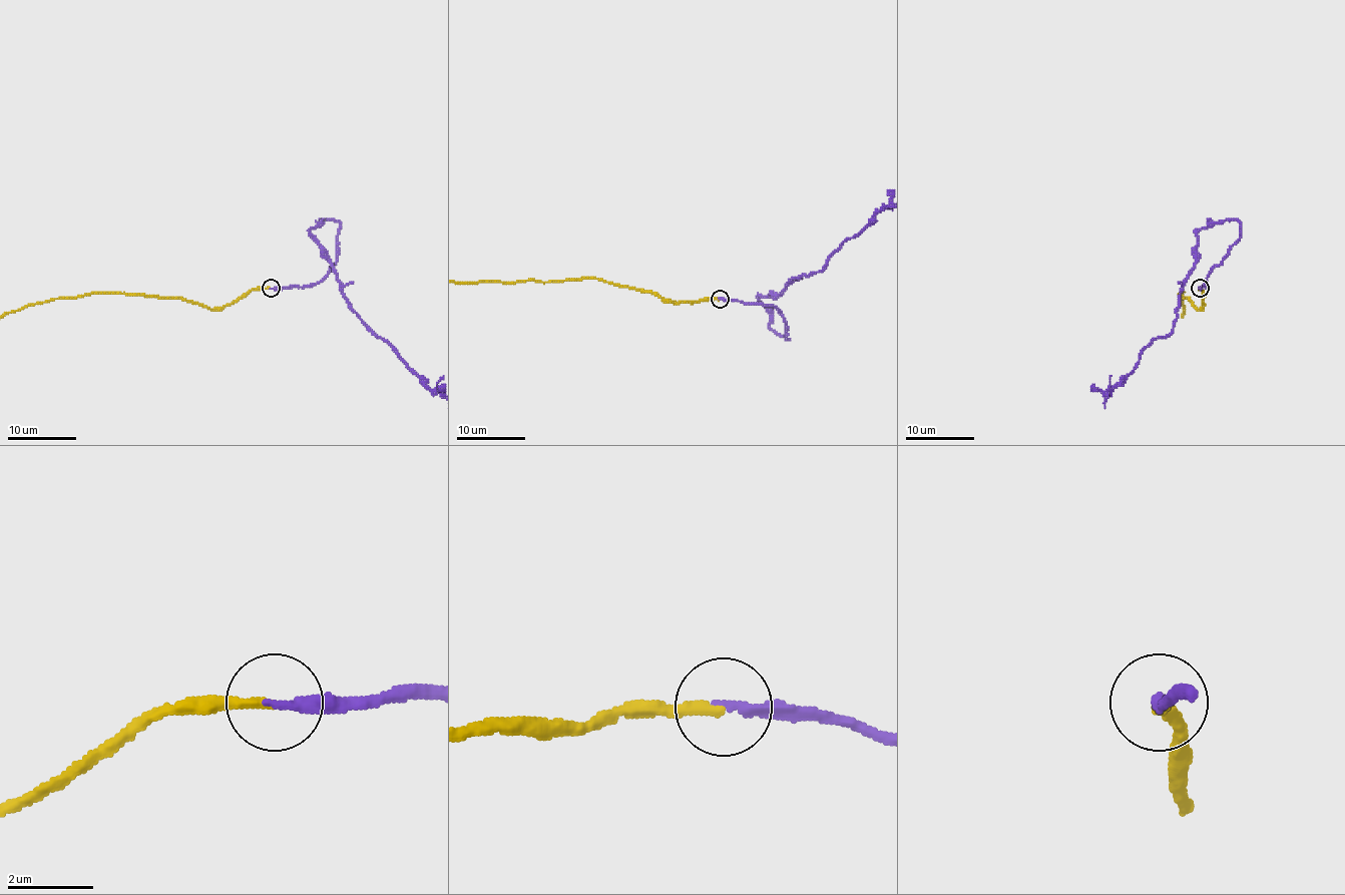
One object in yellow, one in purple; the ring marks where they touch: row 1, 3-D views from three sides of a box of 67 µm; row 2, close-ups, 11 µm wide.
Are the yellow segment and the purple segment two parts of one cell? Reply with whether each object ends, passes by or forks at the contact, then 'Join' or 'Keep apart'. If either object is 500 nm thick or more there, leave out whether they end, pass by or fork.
At the ring yellow ends. At the ring purple ends. Join

